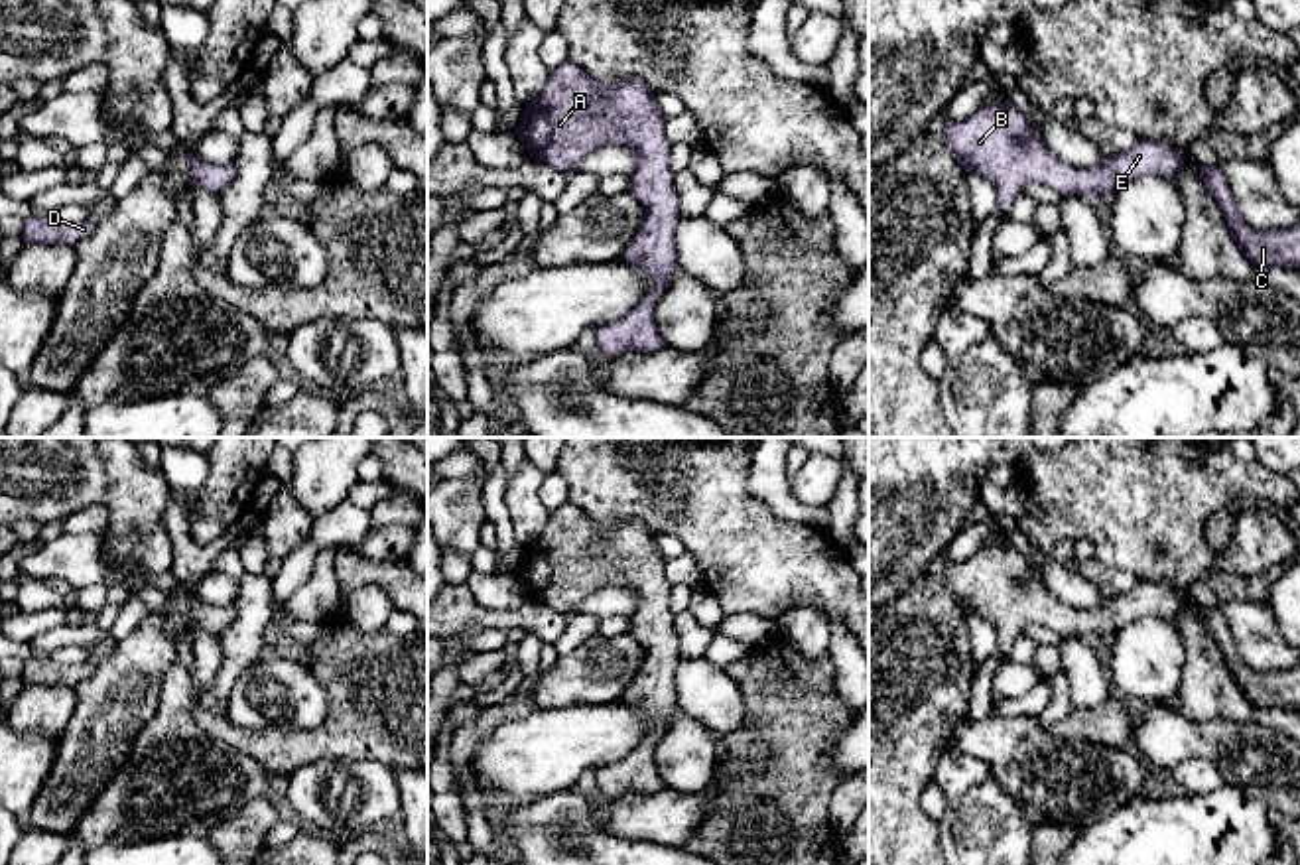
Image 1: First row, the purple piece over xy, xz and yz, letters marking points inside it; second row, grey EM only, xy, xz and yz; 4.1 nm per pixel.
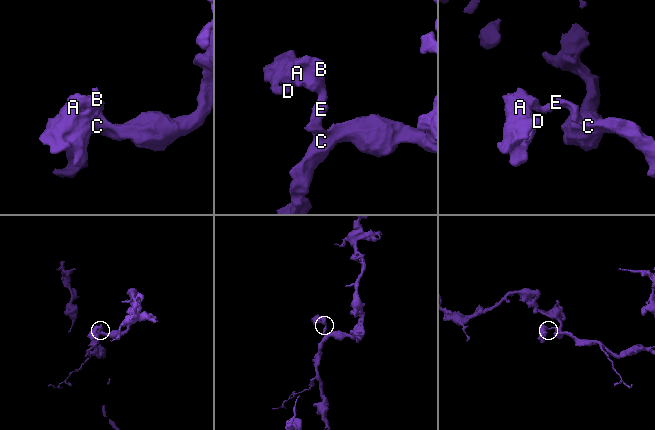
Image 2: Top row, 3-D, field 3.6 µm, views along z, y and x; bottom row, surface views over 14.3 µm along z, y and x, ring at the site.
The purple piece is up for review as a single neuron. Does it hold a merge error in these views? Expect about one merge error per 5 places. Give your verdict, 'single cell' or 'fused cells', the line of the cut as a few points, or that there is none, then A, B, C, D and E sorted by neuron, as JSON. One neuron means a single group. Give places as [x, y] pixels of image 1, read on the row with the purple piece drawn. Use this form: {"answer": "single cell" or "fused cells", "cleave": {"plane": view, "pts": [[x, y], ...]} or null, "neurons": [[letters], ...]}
{"answer": "single cell", "cleave": null, "neurons": [["A", "B", "C", "D", "E"]]}

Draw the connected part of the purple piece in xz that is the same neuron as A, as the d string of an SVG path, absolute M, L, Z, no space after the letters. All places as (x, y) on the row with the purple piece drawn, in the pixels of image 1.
M563 61L550 69L542 93L526 102L516 136L530 150L530 158L550 167L571 173L591 152L605 146L626 146L636 152L636 169L628 175L630 189L644 209L640 229L622 252L622 260L654 278L654 286L642 301L624 317L599 325L595 337L601 353L615 357L626 351L656 353L666 347L654 323L654 307L664 296L670 276L680 270L676 250L676 225L682 217L674 193L674 171L668 162L670 140L664 134L666 118L654 104L654 93L638 79L618 79L611 85L599 83L583 67Z

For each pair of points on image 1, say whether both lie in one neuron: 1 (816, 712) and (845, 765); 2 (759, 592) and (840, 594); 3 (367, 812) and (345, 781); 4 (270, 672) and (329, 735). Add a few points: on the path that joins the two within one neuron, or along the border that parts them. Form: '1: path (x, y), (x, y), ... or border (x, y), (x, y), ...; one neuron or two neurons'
1: border (847, 724), (828, 755), (826, 773), (832, 779); two neurons
2: path (779, 592), (820, 592); one neuron
3: path (361, 804), (345, 789); one neuron
4: border (322, 678), (327, 716), (308, 730), (272, 730); two neurons

